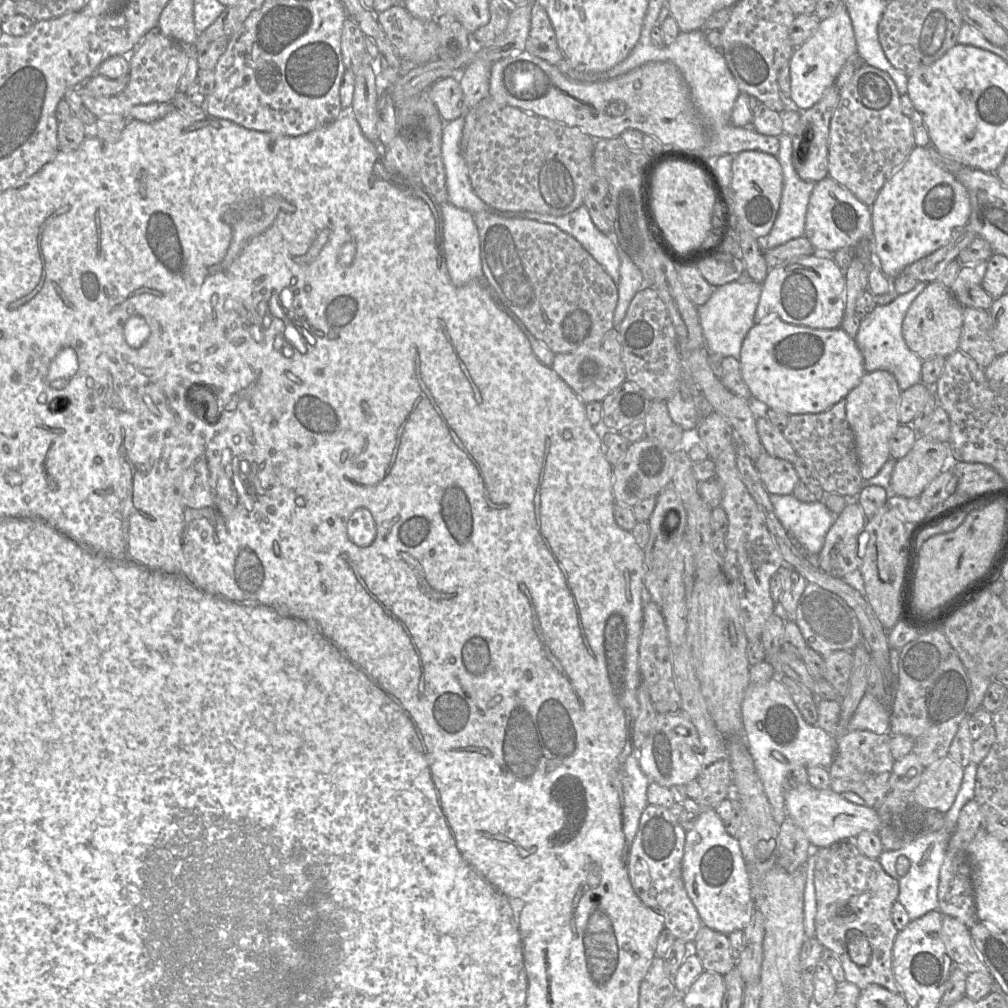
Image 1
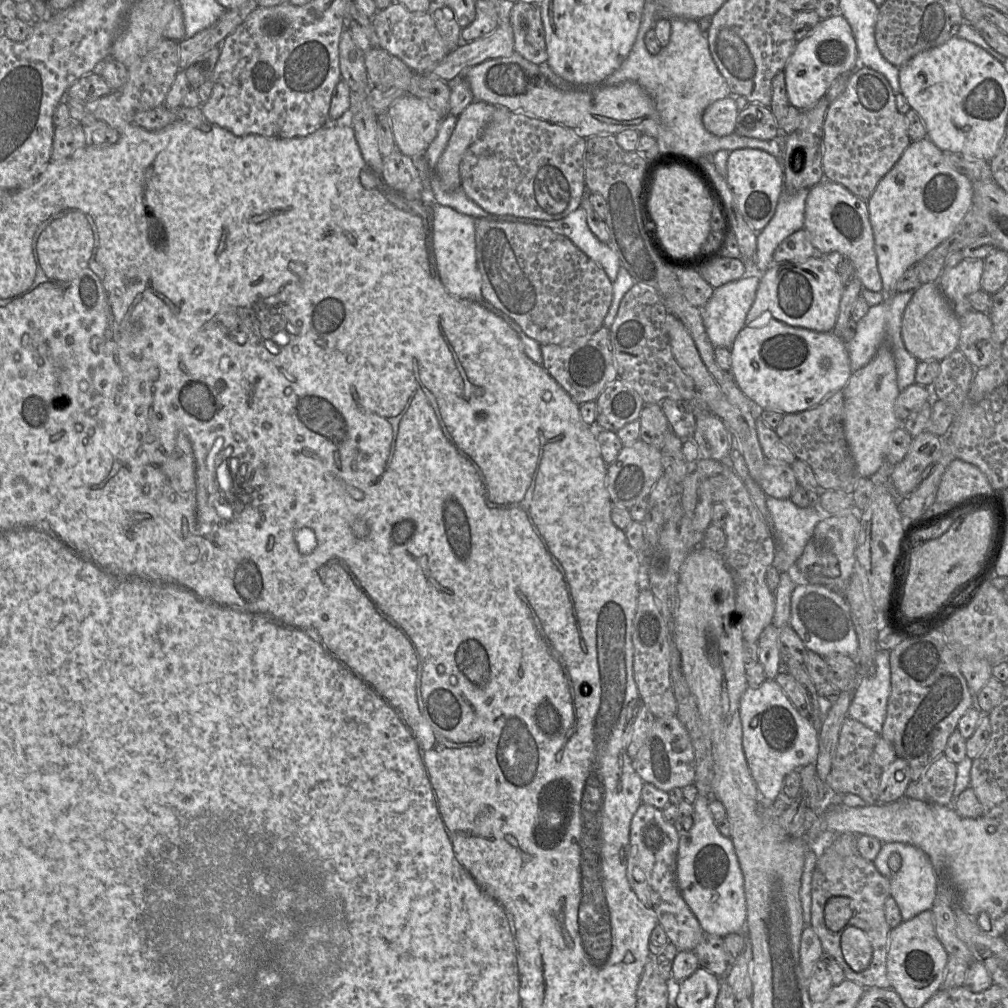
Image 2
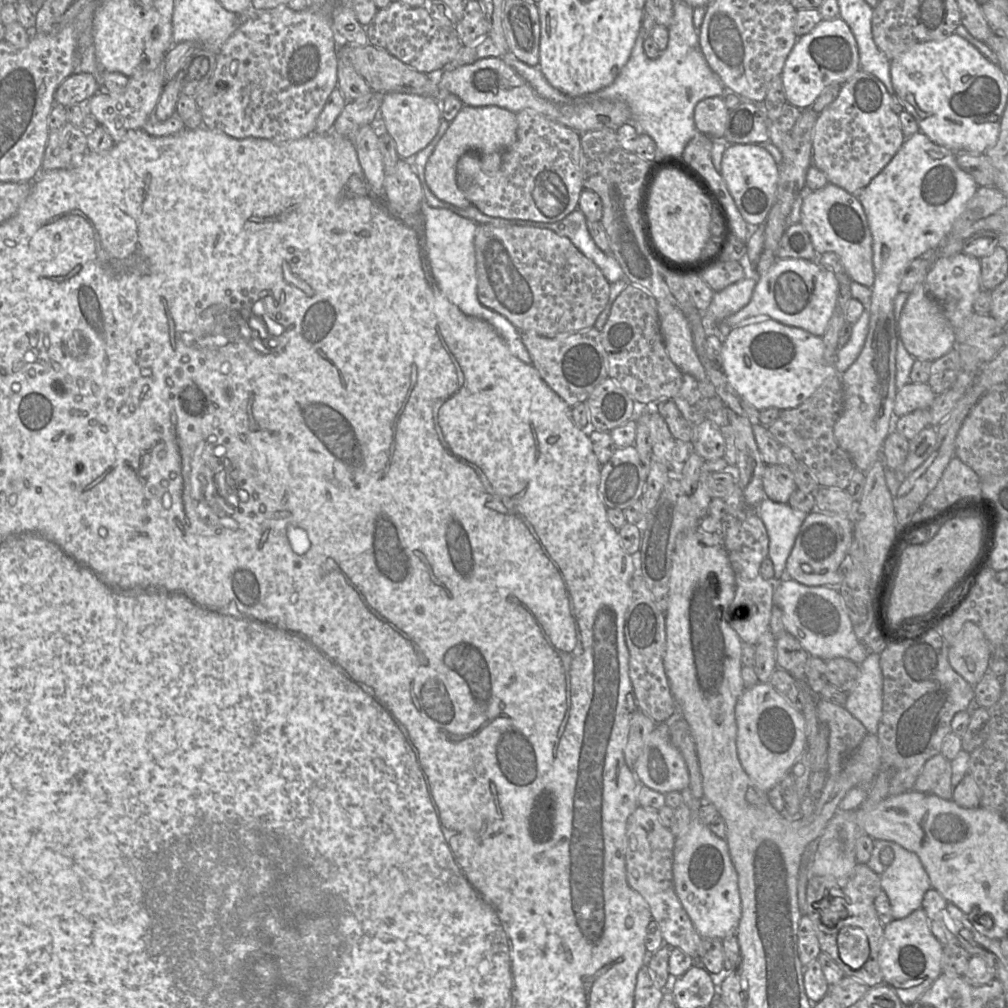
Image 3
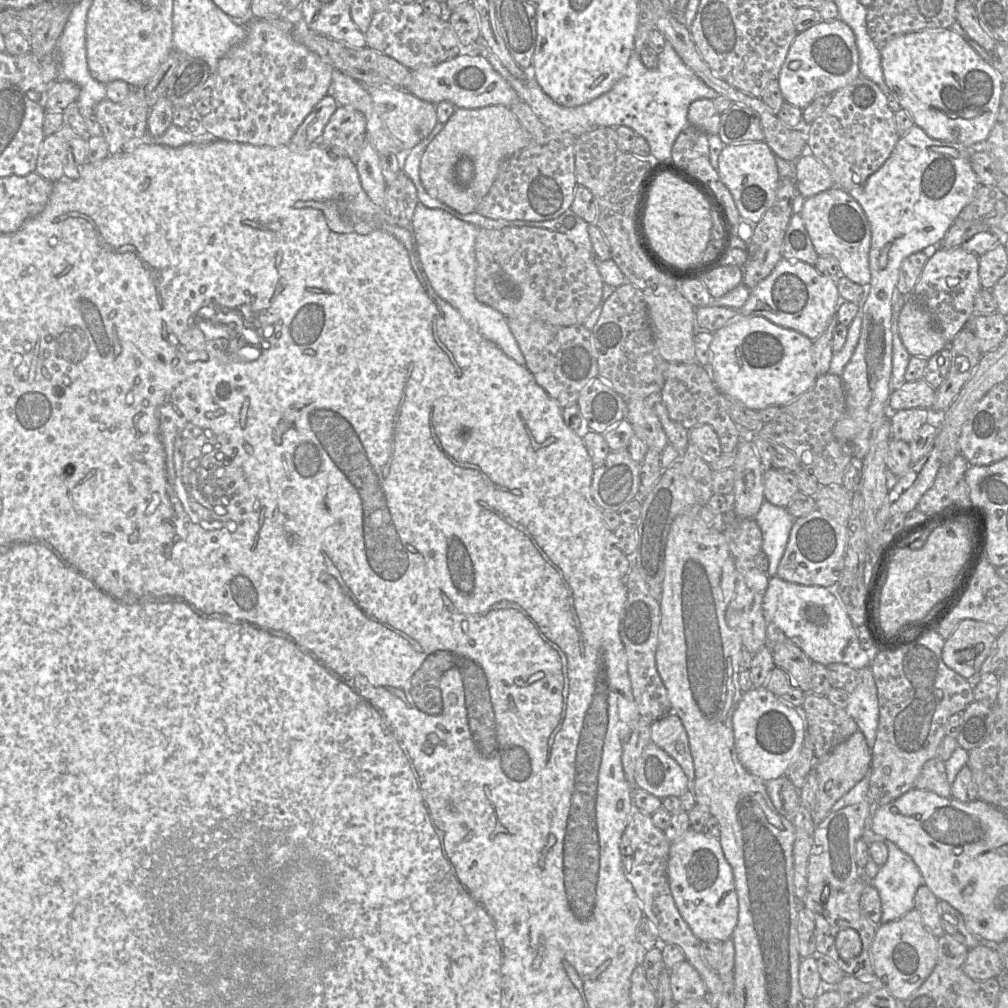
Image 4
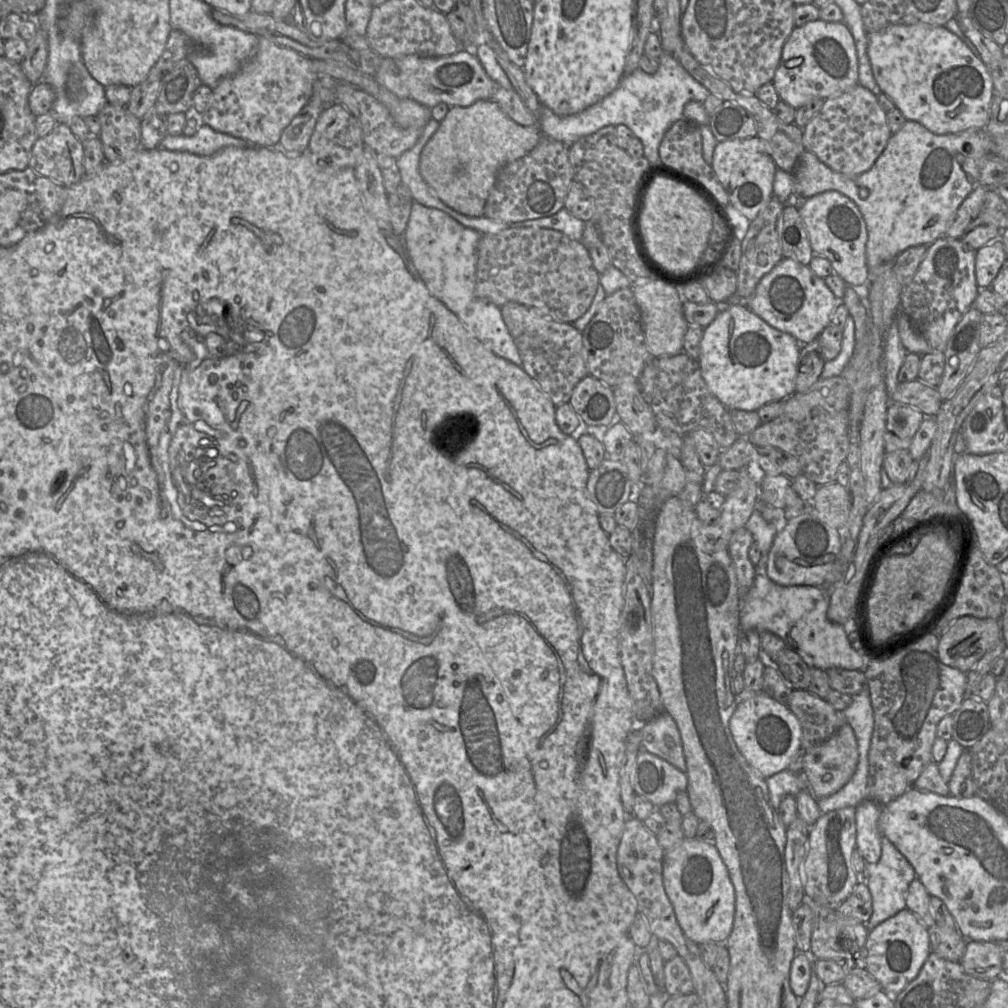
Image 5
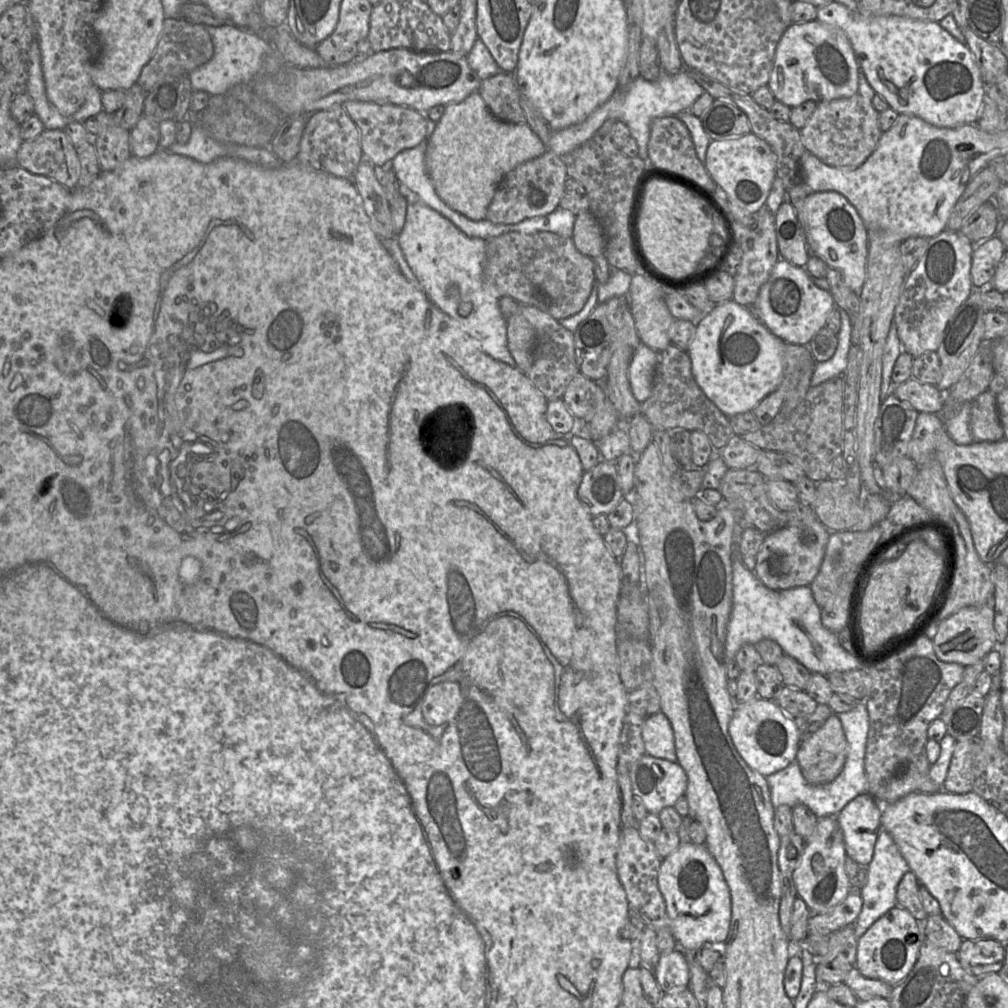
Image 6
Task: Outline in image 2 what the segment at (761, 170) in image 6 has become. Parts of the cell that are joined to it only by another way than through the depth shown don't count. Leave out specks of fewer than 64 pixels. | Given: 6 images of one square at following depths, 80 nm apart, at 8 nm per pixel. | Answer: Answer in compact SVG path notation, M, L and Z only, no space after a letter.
M760 149L732 150L727 161L726 181L744 220L756 233L762 231L773 217L783 192L783 167L779 160Z

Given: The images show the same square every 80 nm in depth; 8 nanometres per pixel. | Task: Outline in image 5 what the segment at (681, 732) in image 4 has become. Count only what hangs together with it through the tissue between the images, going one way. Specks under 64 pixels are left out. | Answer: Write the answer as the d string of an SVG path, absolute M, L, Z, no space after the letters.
M662 712L646 723L639 724L641 747L669 762L686 774L686 762L680 732L674 719Z

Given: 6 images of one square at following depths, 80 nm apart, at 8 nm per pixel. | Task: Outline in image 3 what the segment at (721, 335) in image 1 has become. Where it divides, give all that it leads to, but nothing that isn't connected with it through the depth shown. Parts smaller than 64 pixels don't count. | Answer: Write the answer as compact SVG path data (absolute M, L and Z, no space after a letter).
M744 278L714 293L709 307L703 313L707 336L717 335L718 325L750 302L757 282L757 278Z

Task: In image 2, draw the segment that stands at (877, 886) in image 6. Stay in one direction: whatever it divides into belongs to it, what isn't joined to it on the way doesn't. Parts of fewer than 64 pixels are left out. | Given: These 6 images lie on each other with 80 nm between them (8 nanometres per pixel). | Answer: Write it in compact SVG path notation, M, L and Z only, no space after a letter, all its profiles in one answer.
M887 842L889 844L892 843L900 843L900 845L896 845L896 849L898 851L898 854L901 856L901 867L900 869L893 873L892 876L889 878L889 882L890 882L890 896L896 901L897 906L899 907L900 913L901 913L901 918L903 921L908 921L910 919L912 919L913 917L915 917L916 915L918 915L919 913L923 912L923 911L927 911L927 910L931 910L932 905L934 903L935 897L936 897L936 893L937 893L937 888L938 888L938 878L937 878L937 873L929 859L929 857L918 847L911 845L911 844L906 844L906 843L901 843L901 842Z

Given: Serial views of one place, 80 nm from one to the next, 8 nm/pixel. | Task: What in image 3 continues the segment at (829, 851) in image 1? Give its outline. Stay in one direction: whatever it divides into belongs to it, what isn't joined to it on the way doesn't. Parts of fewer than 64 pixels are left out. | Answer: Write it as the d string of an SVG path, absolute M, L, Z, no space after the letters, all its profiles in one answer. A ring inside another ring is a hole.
M861 863L857 864L852 870L852 874L845 879L836 879L832 876L810 876L806 891L807 915L813 923L821 952L826 953L832 960L834 960L845 976L852 977L864 983L869 988L884 983L878 962L884 925L880 922L874 907L874 900L881 891L880 875L873 872L866 864ZM824 897L839 897L845 900L847 916L840 920L834 927L827 927L822 922L822 909L820 909L820 903ZM847 926L854 926L862 929L869 942L869 958L859 970L853 970L847 966L841 960L838 953L837 936L839 931Z

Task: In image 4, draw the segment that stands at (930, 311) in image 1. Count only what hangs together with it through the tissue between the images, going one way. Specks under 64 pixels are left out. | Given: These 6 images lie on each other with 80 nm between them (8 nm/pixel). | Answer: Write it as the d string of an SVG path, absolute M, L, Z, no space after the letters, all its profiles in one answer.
M906 297L898 327L902 343L911 356L929 359L948 346L929 313L912 297Z

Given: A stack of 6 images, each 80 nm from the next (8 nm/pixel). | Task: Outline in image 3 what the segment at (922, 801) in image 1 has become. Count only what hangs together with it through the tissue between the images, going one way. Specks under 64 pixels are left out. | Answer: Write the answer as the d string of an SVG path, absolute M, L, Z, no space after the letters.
M937 754L927 760L912 790L934 794L944 800L953 800L950 762L942 754Z

